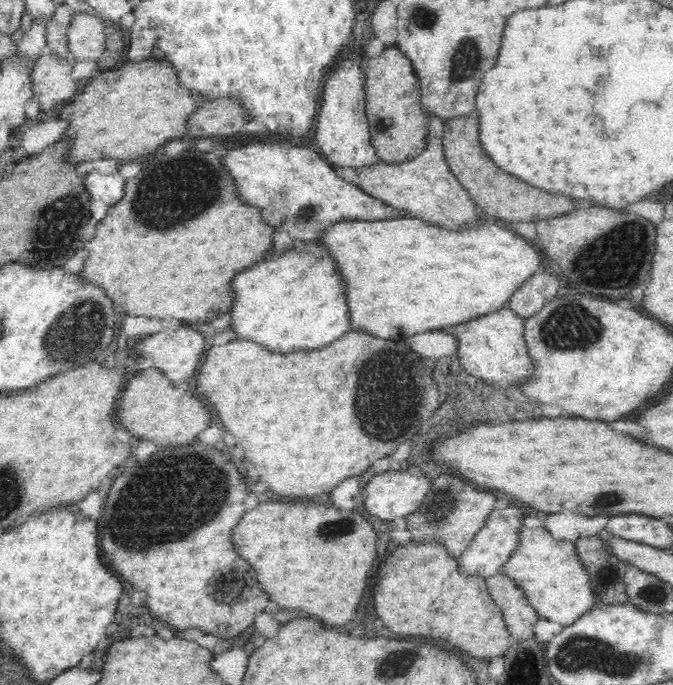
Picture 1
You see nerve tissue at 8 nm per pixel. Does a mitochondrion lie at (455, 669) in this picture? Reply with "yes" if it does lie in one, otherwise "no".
no

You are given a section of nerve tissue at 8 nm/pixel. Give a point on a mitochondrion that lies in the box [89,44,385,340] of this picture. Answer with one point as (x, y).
(170, 194)

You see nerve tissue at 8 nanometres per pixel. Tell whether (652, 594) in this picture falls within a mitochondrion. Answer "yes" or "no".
yes

